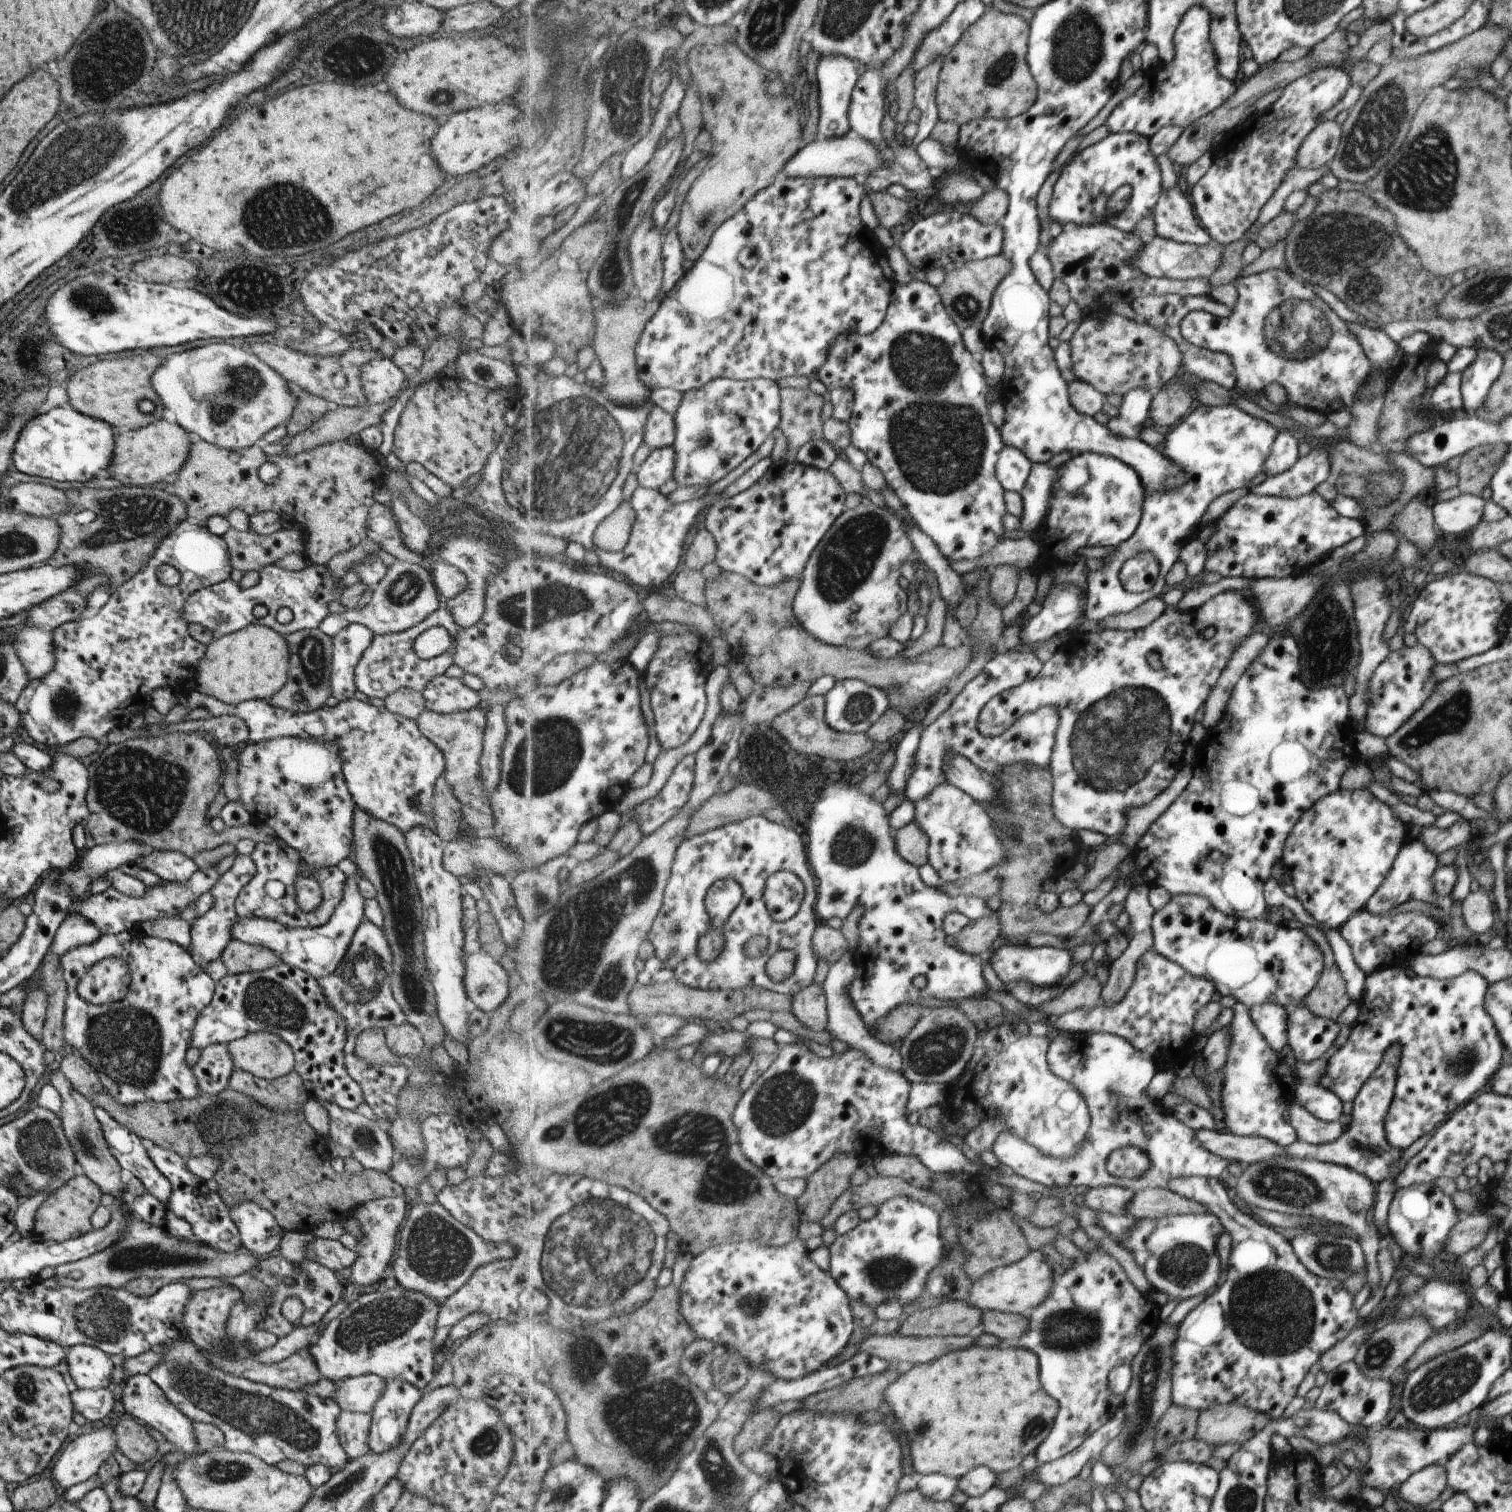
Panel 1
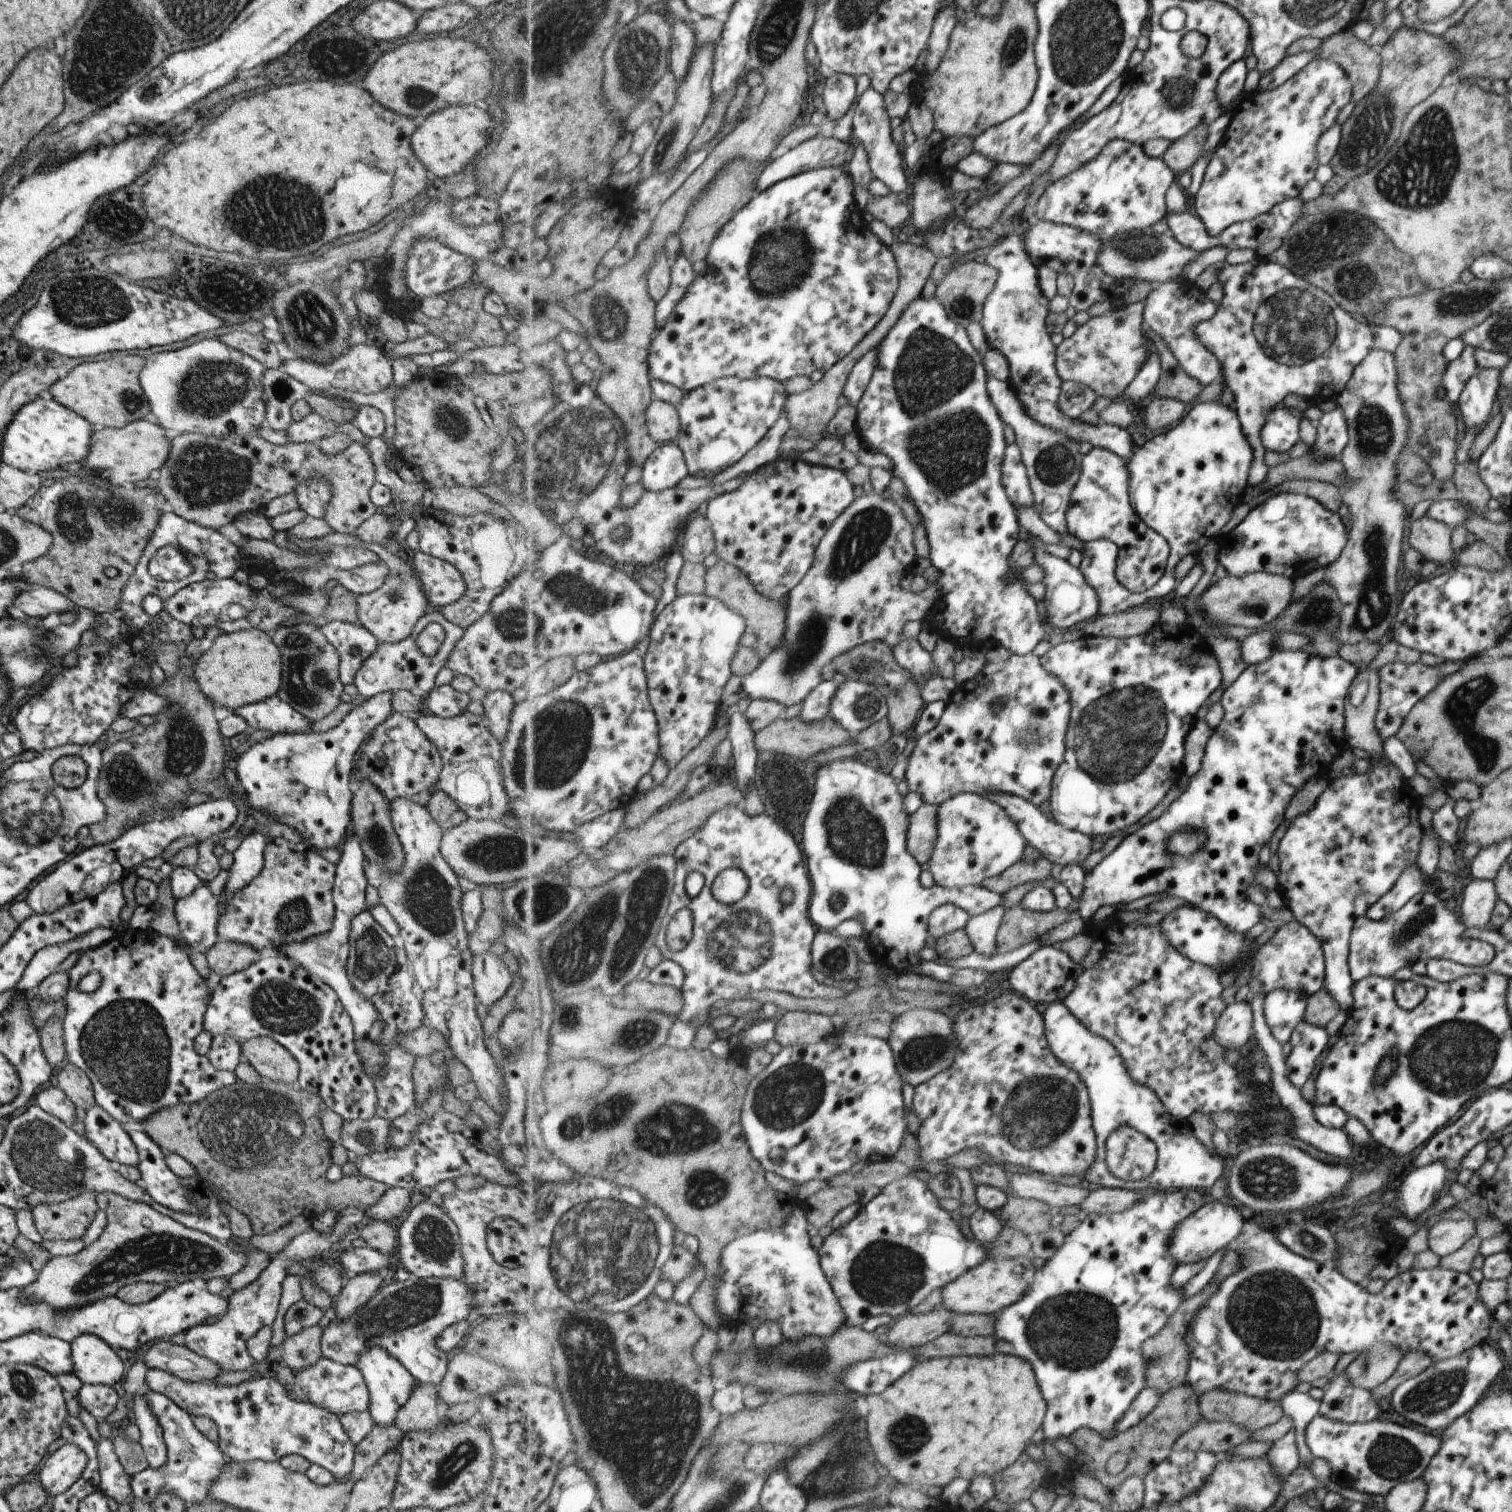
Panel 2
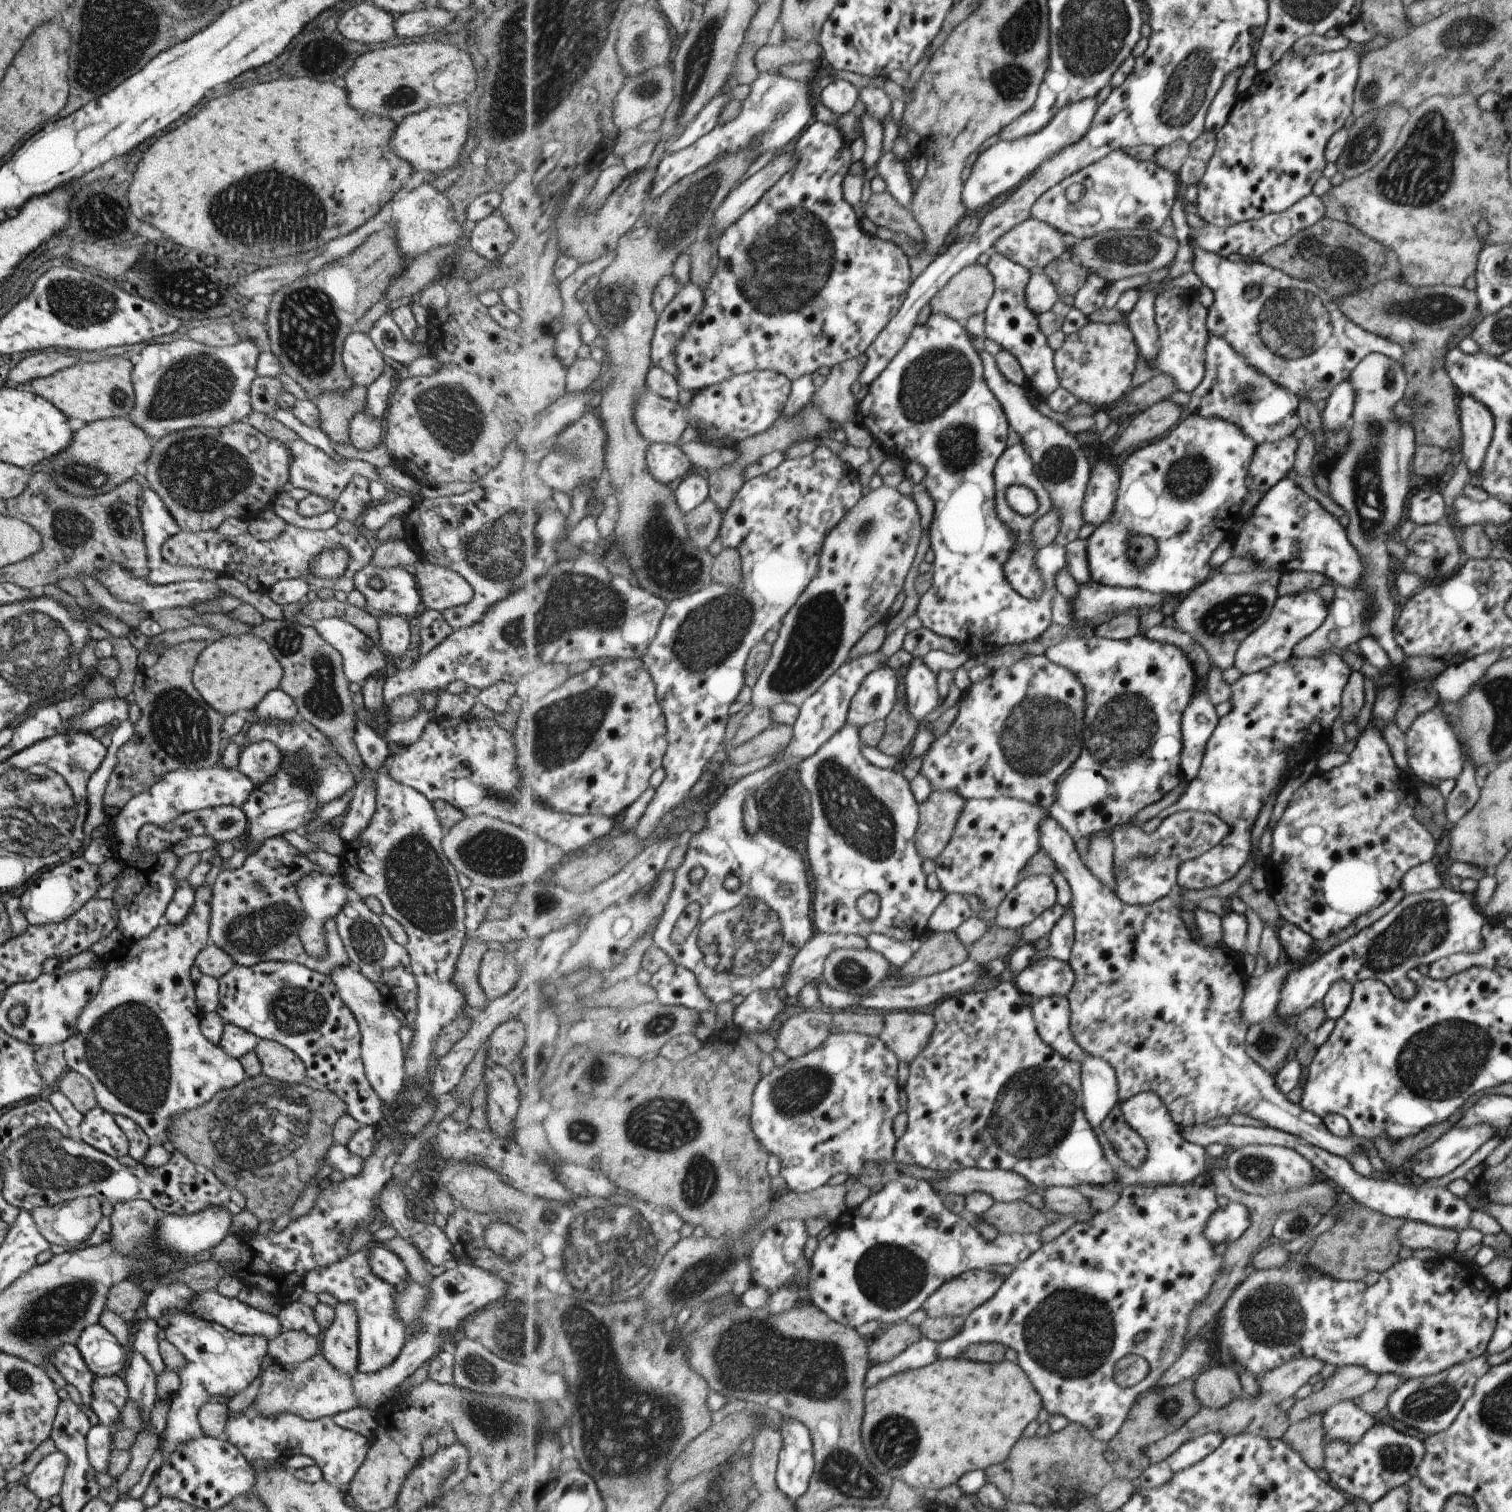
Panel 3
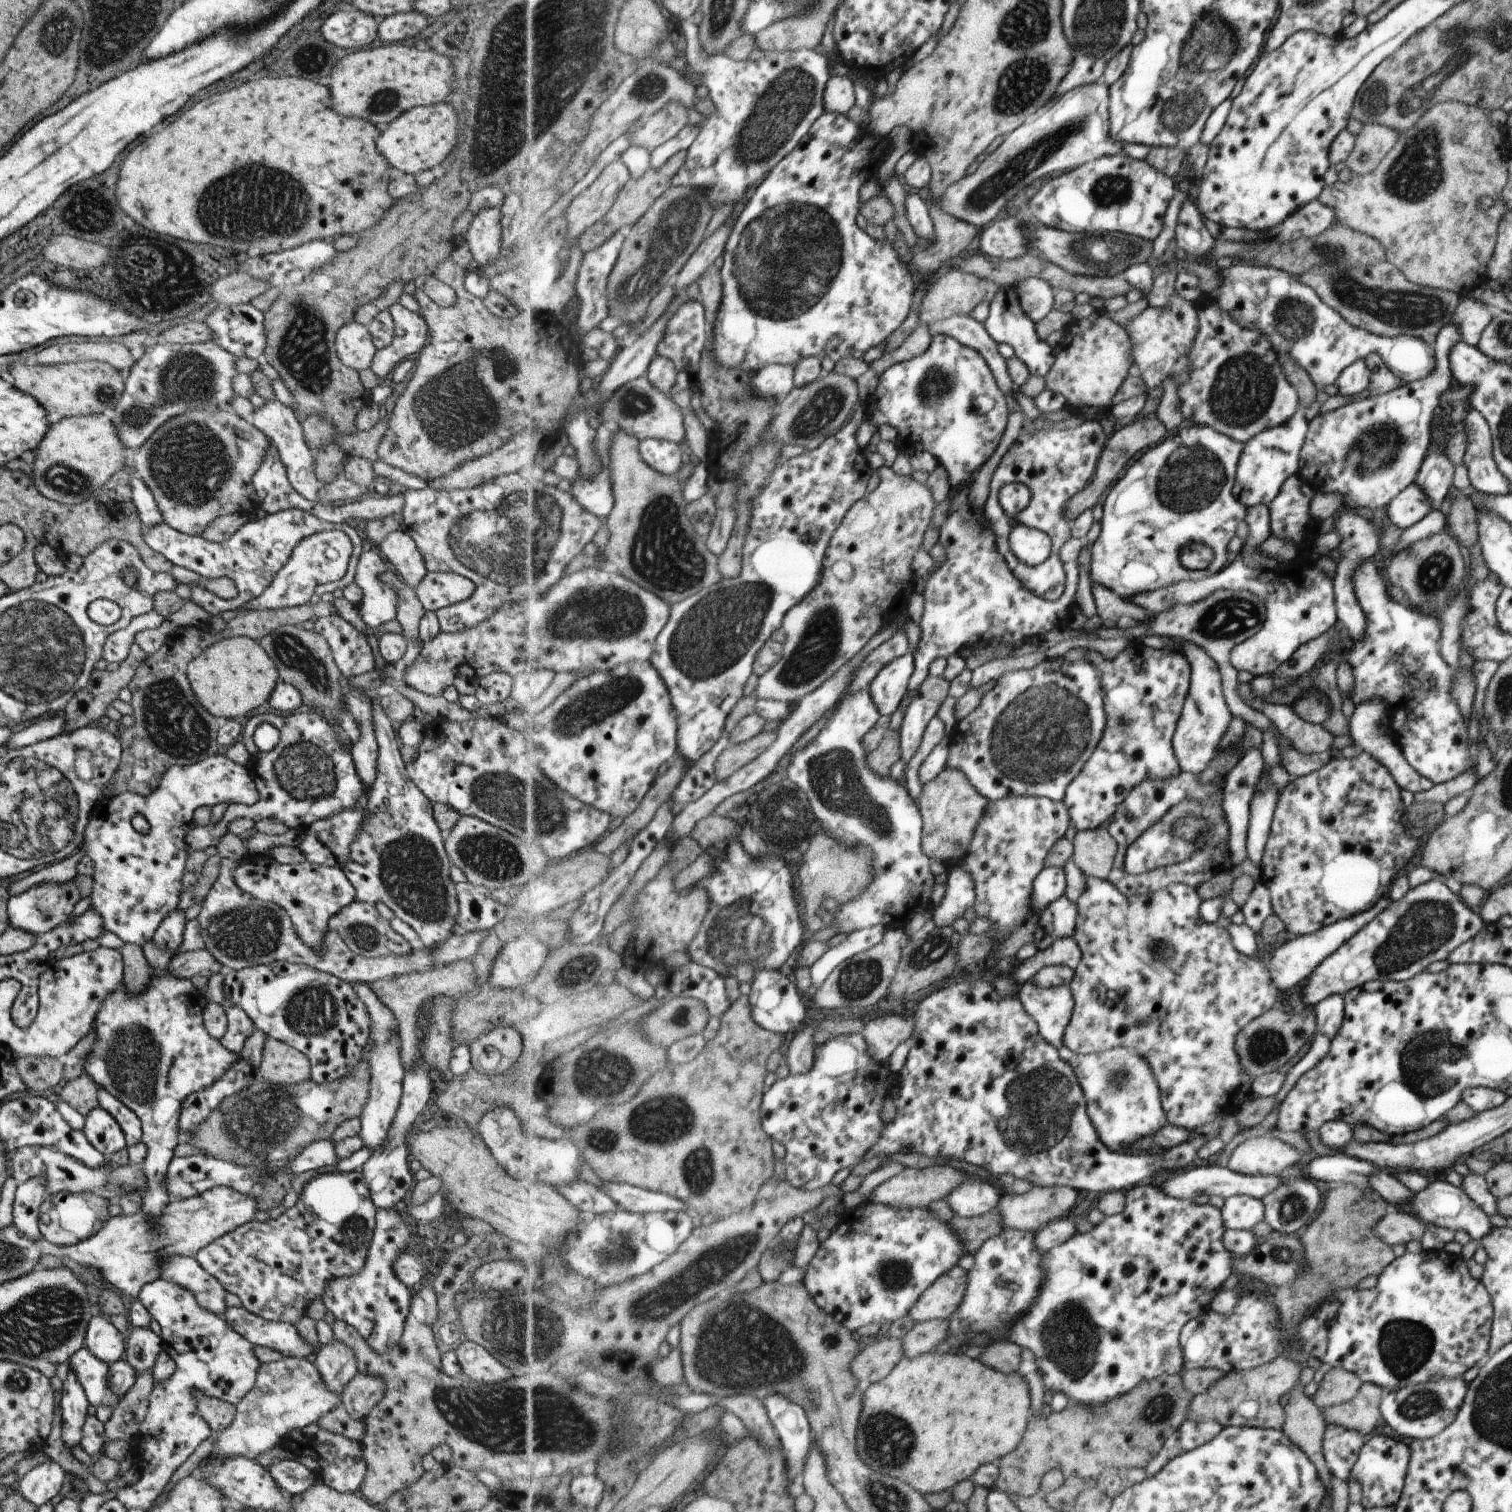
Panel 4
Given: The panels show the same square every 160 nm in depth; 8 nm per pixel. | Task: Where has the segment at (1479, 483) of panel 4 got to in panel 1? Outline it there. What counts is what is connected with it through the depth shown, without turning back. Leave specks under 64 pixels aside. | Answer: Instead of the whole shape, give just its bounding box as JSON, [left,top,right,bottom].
[1460,348,1503,414]

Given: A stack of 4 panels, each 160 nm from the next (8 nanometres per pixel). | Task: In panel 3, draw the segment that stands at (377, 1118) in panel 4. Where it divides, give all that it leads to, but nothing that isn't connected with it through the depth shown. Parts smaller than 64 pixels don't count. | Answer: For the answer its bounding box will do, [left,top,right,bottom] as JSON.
[328,963,404,1105]

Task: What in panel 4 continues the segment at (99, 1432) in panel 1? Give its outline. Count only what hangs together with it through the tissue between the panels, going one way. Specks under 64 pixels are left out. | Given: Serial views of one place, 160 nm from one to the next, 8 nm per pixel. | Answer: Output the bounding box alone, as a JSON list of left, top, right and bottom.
[17,1460,63,1508]

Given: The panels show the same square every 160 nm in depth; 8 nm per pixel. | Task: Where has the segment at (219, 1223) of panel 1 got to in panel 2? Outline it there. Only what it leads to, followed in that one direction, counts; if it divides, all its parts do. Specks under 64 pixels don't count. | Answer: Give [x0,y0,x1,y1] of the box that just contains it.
[128,1131,200,1215]

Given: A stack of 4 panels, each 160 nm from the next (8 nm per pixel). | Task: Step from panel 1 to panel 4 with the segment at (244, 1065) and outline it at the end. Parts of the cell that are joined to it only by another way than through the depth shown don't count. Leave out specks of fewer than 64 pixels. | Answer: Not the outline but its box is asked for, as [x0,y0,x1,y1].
[259,1037,310,1085]

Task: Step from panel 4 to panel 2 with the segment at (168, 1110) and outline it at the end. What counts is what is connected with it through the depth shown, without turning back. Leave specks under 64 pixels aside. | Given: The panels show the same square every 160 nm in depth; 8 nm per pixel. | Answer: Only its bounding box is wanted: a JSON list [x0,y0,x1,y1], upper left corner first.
[62,884,236,1122]

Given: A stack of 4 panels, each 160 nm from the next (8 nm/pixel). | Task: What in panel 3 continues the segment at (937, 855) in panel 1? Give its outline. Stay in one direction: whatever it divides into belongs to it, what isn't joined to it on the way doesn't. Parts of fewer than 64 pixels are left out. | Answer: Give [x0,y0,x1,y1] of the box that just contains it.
[935,797,1049,908]

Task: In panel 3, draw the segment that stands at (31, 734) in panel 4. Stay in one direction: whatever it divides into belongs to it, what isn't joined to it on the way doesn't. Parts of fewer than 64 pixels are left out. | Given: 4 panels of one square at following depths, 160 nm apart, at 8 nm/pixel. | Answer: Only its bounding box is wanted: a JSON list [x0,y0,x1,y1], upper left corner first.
[68,696,132,732]

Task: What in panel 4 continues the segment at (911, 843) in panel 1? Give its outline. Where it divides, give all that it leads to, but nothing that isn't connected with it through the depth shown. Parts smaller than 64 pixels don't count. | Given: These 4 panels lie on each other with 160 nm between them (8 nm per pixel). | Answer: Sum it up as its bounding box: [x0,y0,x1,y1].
[917,768,993,862]

